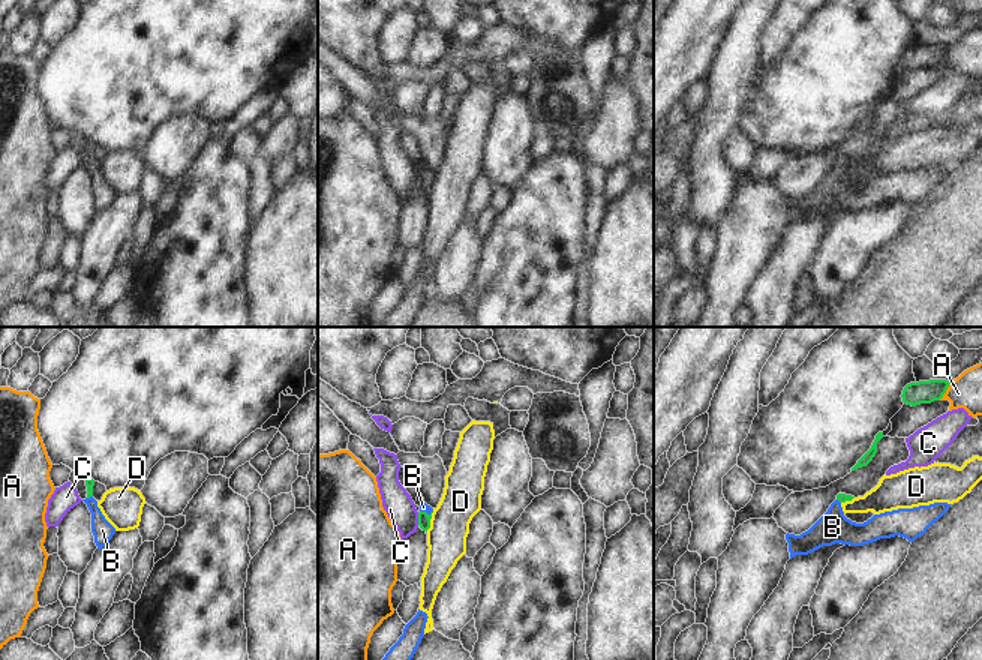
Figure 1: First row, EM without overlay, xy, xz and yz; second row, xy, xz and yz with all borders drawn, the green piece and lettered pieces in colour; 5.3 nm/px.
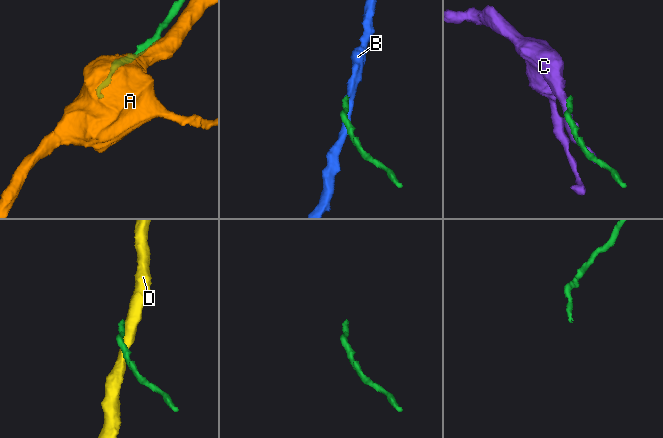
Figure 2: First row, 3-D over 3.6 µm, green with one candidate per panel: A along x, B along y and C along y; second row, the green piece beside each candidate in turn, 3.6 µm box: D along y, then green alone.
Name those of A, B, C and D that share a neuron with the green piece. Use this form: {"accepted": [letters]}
{"accepted": ["B"]}

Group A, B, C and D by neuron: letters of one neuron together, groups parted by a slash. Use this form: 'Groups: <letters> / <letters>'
Groups: A / B / C / D.

